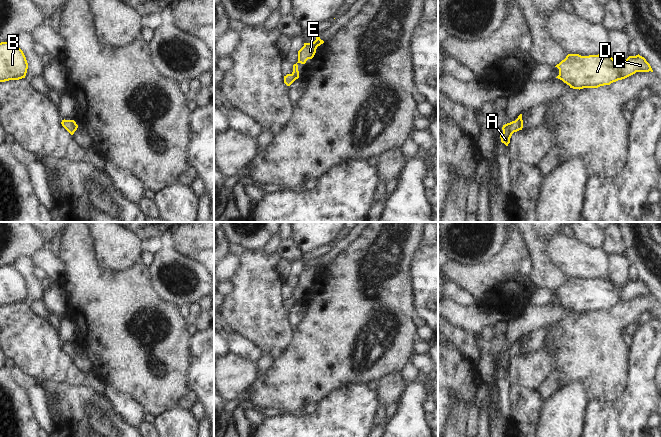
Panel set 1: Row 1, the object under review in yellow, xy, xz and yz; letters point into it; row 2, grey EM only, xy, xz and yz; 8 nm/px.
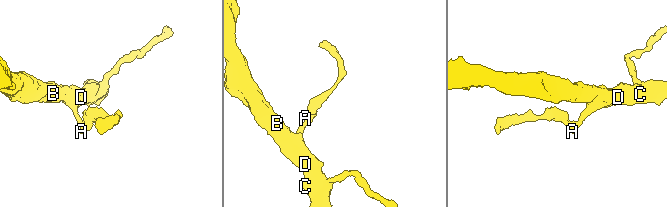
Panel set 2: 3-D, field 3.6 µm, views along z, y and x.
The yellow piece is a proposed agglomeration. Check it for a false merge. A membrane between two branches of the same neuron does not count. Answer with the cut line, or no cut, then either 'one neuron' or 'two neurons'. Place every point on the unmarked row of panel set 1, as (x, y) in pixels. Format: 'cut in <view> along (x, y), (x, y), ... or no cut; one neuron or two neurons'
no cut; one neuron

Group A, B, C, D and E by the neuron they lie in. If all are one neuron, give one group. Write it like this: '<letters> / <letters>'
A B C D E

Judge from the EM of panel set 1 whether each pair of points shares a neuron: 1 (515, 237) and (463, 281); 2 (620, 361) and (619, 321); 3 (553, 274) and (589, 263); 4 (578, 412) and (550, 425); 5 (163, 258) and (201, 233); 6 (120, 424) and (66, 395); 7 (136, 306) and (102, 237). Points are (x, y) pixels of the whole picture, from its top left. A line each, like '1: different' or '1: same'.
1: same
2: same
3: different
4: same
5: different
6: same
7: different

